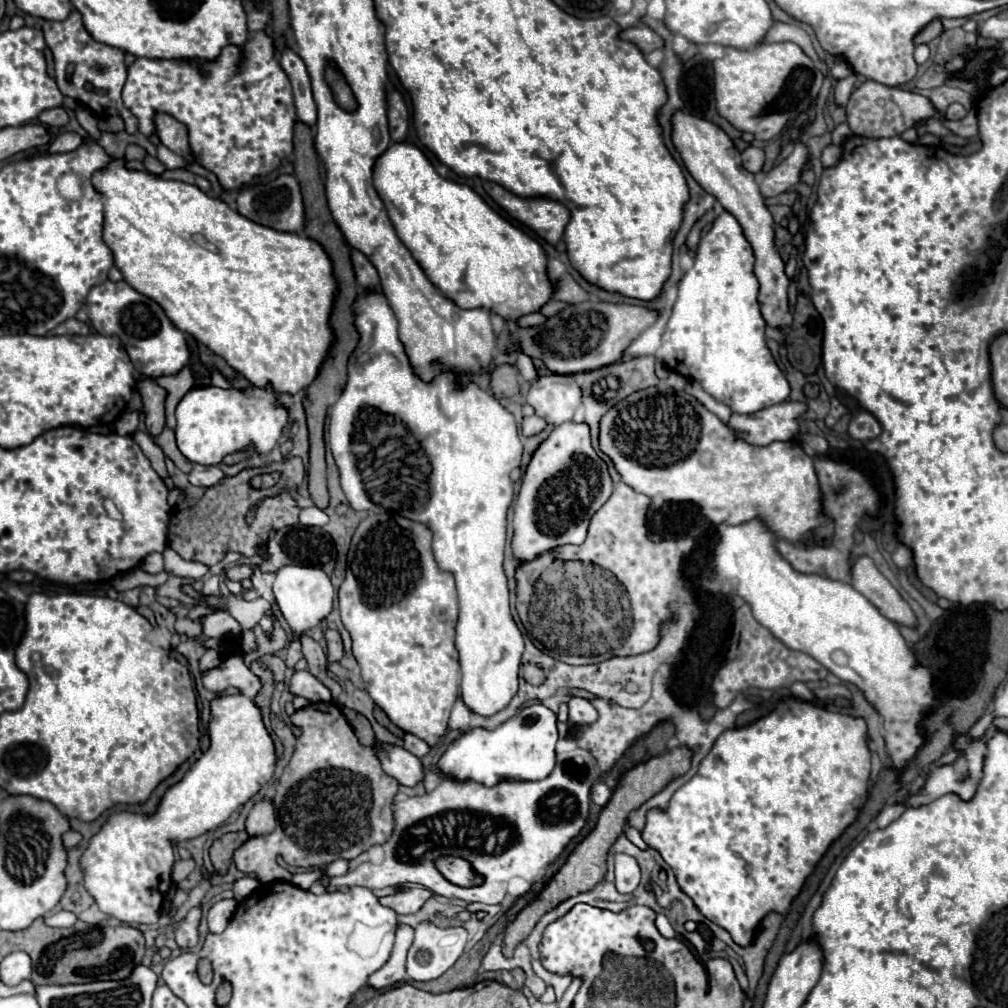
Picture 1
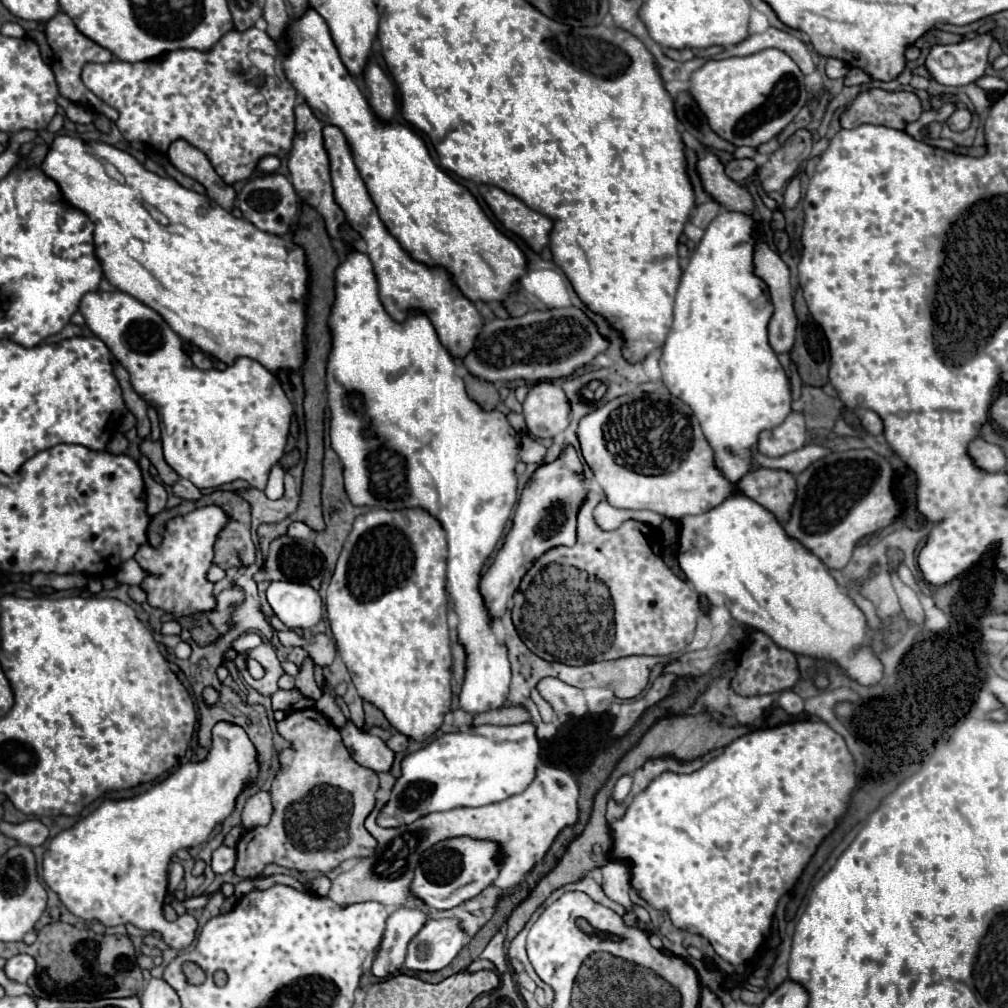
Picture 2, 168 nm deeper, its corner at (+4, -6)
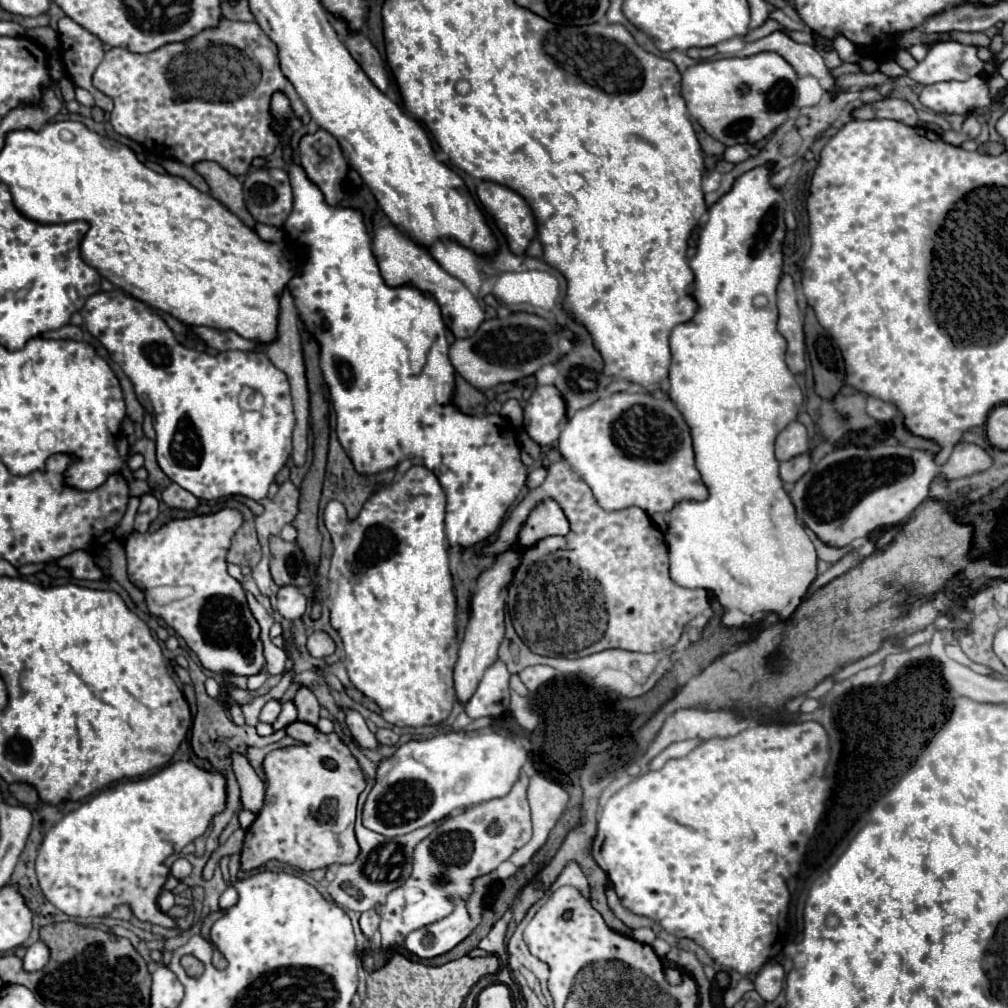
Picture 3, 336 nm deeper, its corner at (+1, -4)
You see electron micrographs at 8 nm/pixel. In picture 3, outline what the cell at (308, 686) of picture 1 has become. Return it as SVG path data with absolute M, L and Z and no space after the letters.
M270 700L270 702L266 702L264 708L262 708L262 714L260 714L260 722L270 722L270 724L272 724L272 722L278 718L280 710L282 710L280 700Z

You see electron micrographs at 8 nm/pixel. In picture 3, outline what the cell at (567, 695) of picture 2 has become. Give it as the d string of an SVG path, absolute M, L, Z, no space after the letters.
M532 666L532 668L524 668L524 672L520 672L520 680L528 686L530 692L538 690L542 684L550 682L552 678L556 678L556 670L550 666Z

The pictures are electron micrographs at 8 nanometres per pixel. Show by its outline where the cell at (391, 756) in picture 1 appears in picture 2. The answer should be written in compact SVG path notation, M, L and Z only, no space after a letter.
M347 720L345 726L339 728L343 742L353 756L355 762L359 762L365 768L371 768L375 772L387 772L393 764L393 750L387 748L387 744L361 728L357 728L351 720Z

